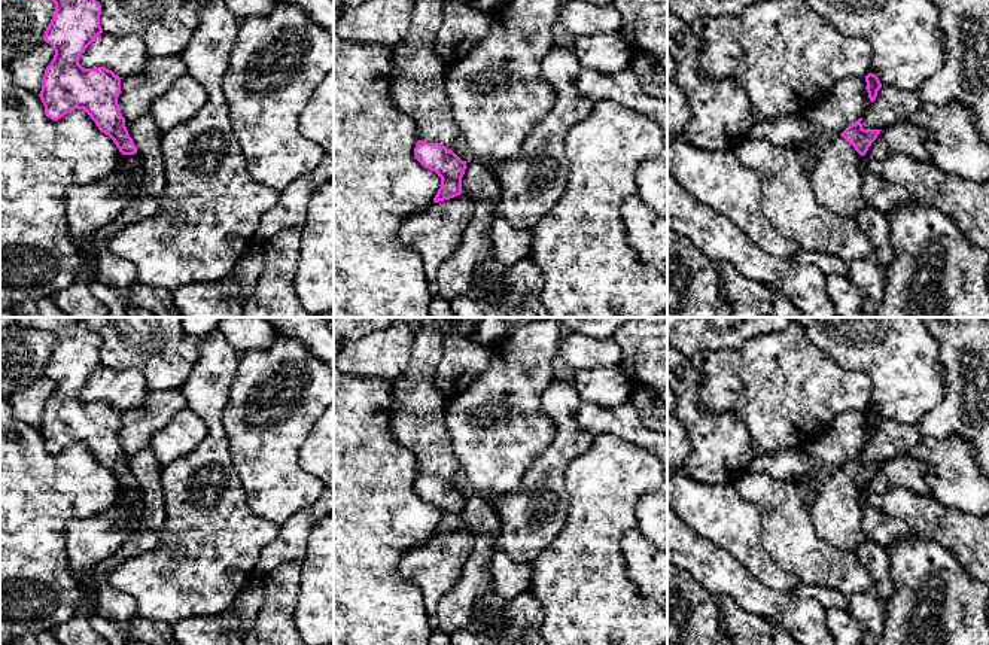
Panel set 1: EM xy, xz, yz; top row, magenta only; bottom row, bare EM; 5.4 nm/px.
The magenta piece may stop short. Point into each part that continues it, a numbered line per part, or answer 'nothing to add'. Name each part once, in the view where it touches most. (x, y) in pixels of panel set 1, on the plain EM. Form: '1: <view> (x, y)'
1: yz (836, 508)

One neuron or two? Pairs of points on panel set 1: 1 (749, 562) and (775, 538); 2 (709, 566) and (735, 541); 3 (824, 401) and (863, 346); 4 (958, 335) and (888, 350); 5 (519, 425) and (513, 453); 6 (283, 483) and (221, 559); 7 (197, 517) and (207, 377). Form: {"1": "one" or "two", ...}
{"1": "two", "2": "two", "3": "two", "4": "two", "5": "one", "6": "two", "7": "one"}

